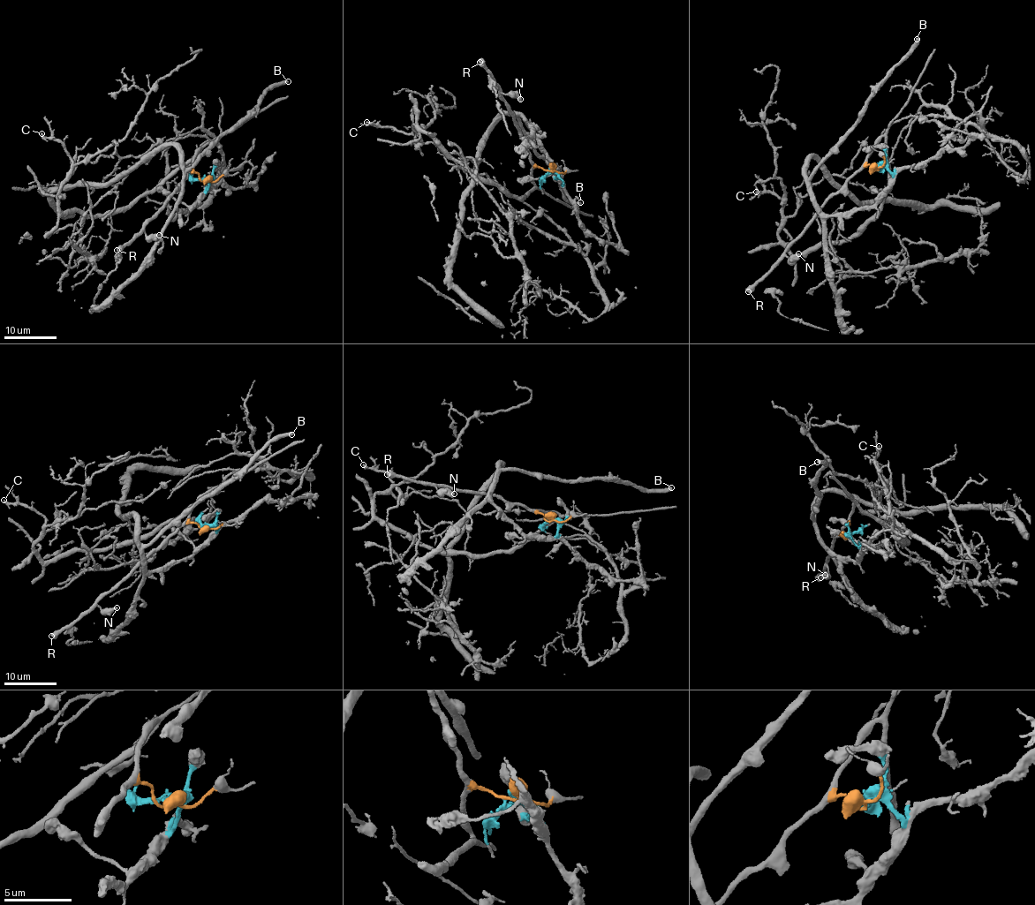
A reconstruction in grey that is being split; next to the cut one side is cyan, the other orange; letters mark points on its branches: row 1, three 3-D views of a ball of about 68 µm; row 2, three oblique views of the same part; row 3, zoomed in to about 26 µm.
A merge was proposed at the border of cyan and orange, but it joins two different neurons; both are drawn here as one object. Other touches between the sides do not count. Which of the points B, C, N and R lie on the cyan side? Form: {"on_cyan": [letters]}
{"on_cyan": ["B"]}

